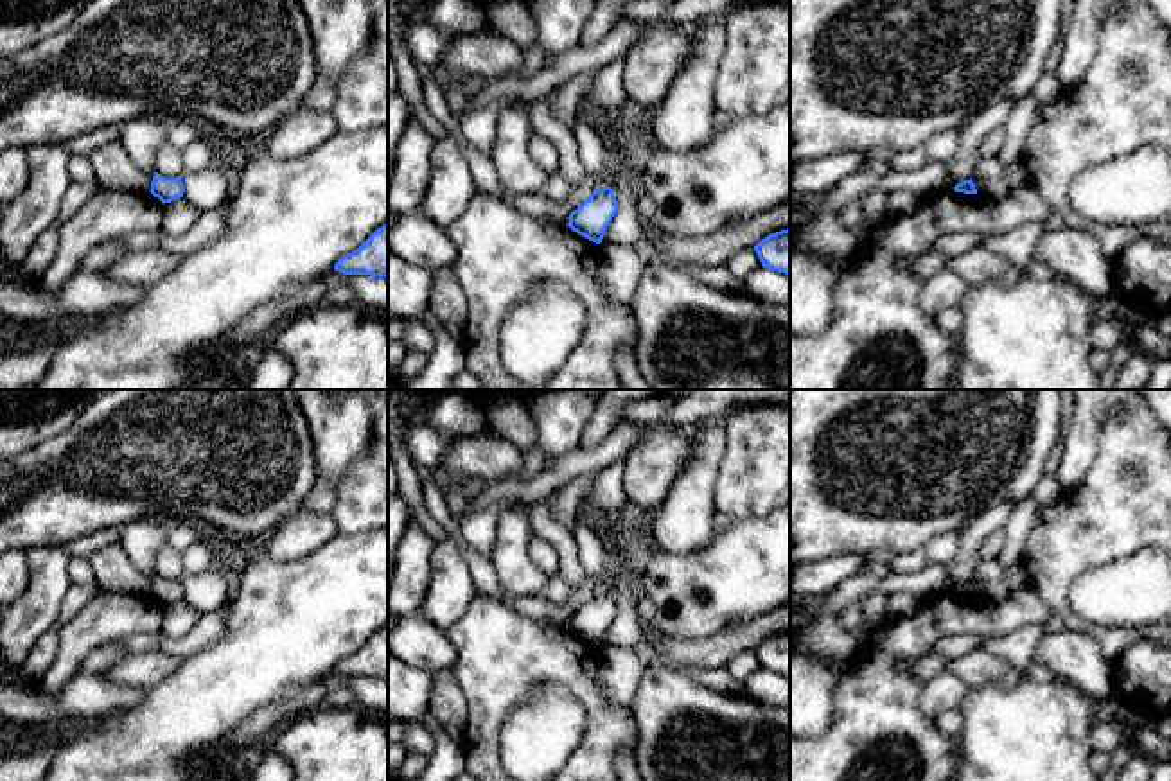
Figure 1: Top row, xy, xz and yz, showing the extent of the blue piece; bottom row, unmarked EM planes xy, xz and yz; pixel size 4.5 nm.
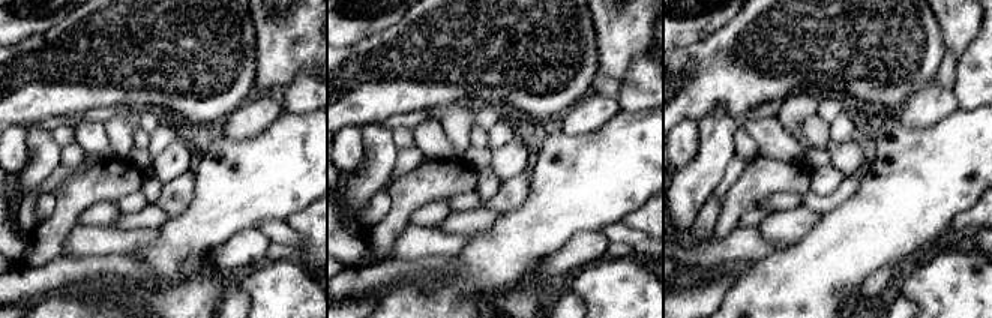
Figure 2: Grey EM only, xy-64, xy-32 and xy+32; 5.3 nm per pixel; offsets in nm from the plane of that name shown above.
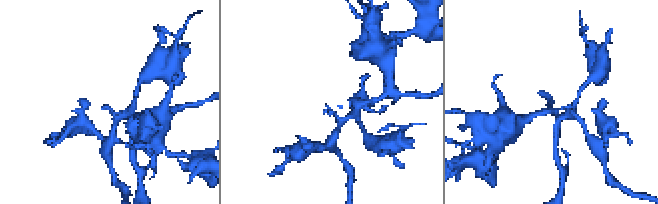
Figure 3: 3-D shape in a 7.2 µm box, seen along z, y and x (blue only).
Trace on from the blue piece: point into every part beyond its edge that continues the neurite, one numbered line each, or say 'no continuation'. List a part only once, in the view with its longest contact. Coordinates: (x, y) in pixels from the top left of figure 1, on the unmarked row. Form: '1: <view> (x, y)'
no continuation

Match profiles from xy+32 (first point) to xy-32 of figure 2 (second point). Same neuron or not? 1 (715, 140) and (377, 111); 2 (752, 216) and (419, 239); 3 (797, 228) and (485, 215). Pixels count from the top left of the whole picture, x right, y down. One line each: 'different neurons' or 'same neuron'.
1: different neurons
2: different neurons
3: same neuron

